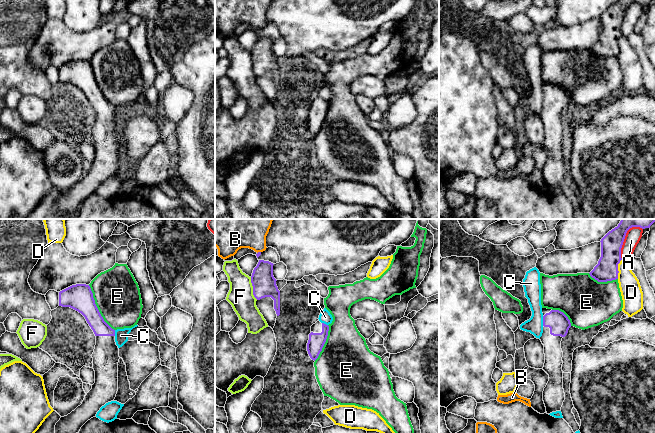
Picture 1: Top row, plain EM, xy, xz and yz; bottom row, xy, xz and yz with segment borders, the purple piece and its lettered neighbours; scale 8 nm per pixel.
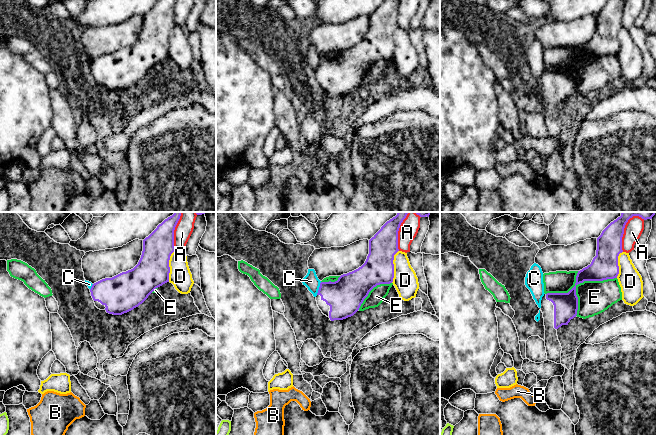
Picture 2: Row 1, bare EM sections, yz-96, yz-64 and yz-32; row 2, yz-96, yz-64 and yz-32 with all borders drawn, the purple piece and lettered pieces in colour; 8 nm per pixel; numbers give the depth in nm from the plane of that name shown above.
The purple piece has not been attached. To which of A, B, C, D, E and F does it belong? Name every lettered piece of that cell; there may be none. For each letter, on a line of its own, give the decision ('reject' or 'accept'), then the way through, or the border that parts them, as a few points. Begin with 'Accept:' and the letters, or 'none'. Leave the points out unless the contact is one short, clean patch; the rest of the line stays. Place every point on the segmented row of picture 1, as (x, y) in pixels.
Accept: none
A: reject
B: reject
C: reject; border along yz (542, 316), (543, 325)
D: reject
E: reject
F: reject

